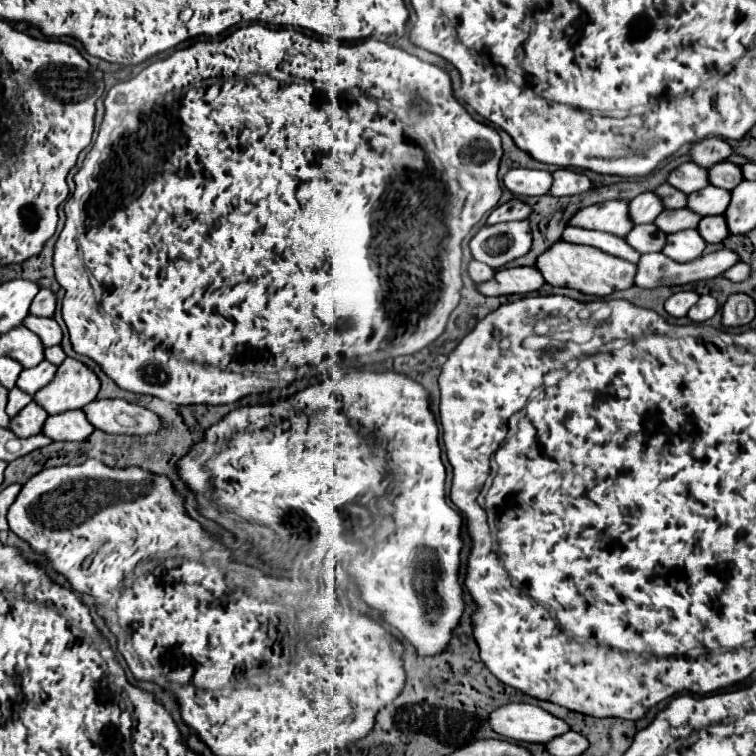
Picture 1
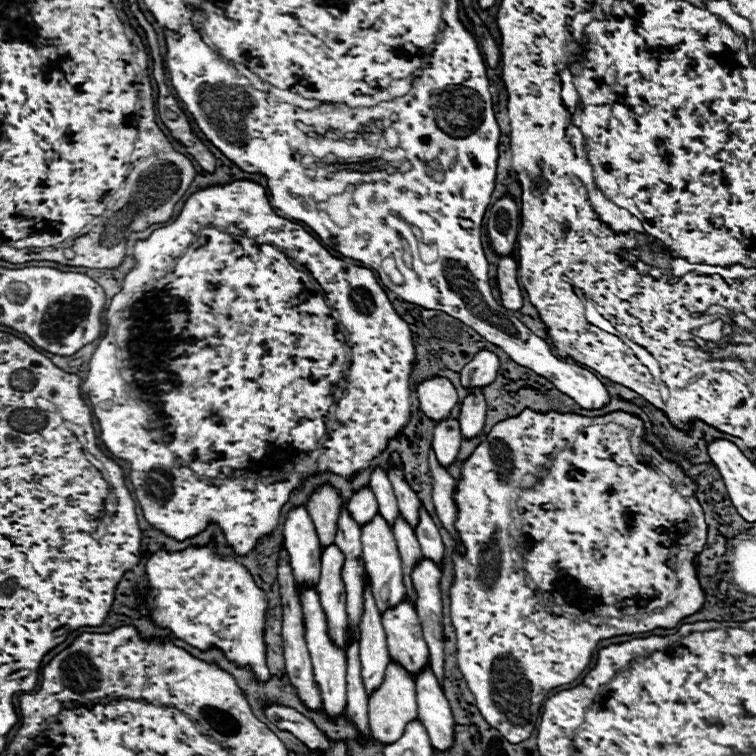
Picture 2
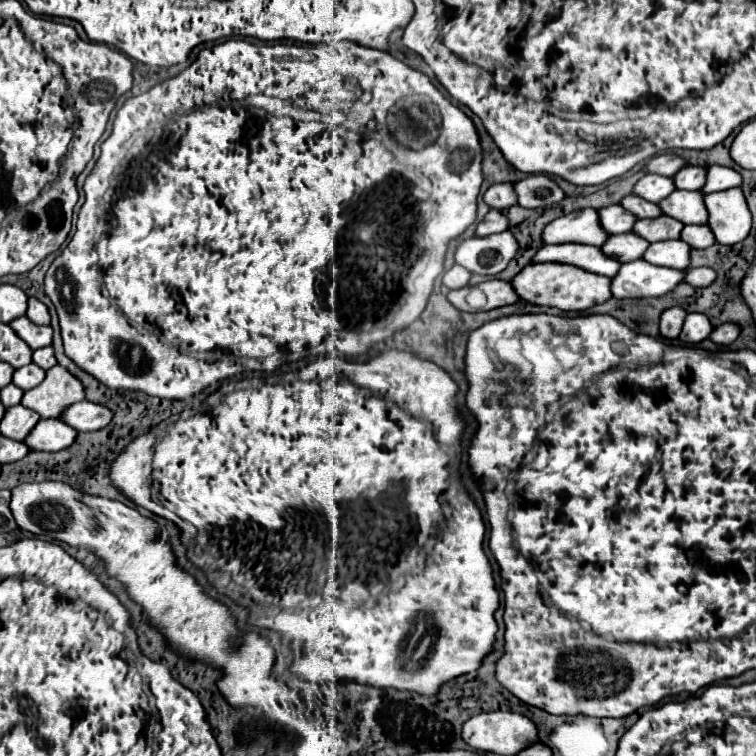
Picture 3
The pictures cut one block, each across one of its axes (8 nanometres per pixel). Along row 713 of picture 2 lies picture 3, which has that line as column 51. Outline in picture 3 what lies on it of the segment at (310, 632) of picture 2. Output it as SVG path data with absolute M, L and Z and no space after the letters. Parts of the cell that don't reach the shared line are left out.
M20 316L20 318L12 320L10 326L14 328L14 332L16 332L32 350L38 350L38 348L44 348L44 346L50 346L50 344L52 344L52 328L50 328L50 326L32 324L32 320L28 320L26 316Z

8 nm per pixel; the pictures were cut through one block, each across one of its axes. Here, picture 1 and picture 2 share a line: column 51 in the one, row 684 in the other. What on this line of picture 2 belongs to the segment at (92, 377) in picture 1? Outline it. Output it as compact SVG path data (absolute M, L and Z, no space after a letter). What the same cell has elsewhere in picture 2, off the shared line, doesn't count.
M390 662L388 672L384 676L384 684L370 696L368 700L368 716L370 716L370 728L372 734L378 742L382 744L392 744L396 742L410 720L418 720L418 706L416 706L416 690L414 690L414 680L410 674L400 668L396 662Z

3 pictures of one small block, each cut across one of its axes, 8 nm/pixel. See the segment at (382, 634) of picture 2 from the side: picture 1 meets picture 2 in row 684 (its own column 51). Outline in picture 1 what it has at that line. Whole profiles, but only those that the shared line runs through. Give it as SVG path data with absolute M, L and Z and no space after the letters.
M44 360L44 362L40 362L34 368L22 370L20 376L18 376L18 384L16 386L20 386L20 390L24 390L30 396L34 396L34 392L44 388L54 378L54 374L56 374L56 366L48 364L48 360Z

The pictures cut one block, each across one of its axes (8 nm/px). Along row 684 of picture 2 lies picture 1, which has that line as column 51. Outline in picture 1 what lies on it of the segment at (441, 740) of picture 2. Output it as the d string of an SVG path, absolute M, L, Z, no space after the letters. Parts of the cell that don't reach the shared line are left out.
M70 410L64 414L48 416L42 428L42 434L50 440L66 440L66 442L80 442L92 434L92 424L88 424L82 410Z

